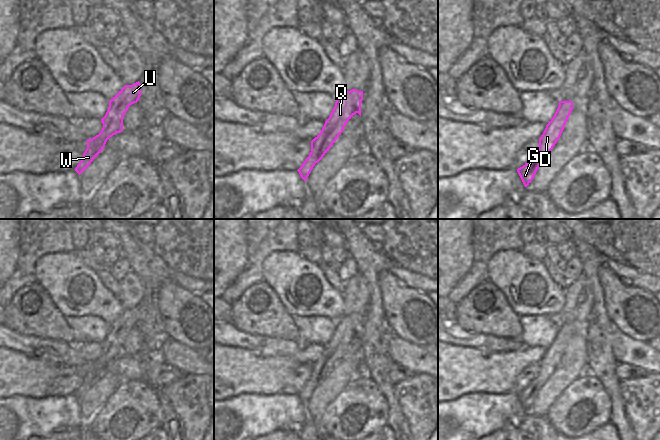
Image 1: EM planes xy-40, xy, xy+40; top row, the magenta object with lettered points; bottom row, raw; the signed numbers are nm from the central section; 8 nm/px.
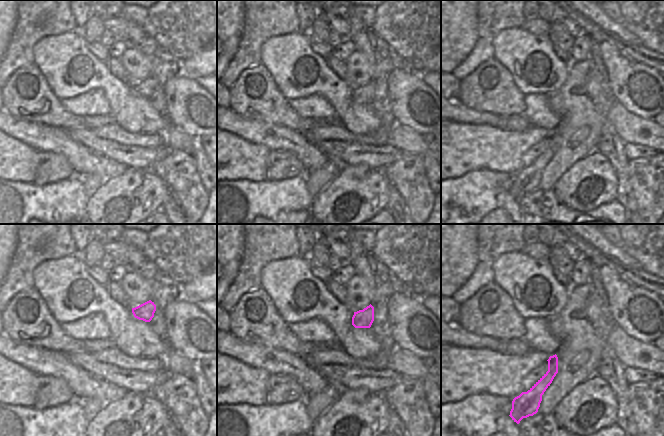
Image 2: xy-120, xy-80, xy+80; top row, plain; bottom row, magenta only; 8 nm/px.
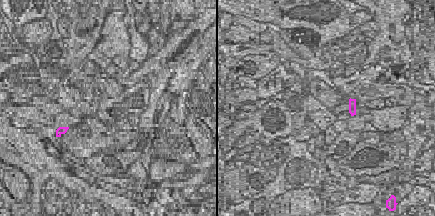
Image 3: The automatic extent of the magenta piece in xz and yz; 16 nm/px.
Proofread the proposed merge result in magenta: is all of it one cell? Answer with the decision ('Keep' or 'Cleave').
Keep.

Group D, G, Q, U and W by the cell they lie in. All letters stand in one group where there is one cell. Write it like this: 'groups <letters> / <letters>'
groups D G Q U W

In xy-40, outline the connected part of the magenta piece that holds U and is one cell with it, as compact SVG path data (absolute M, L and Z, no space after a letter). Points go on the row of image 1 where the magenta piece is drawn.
M136 82L132 85L125 85L110 101L109 108L105 116L101 119L103 128L101 132L87 139L87 148L83 153L83 158L75 168L80 175L85 171L91 162L101 153L107 140L123 131L123 116L130 105L137 103L141 96L141 84Z

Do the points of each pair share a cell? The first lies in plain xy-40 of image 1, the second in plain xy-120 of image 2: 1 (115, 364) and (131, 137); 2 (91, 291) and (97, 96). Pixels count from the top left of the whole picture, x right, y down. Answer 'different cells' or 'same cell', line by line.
1: different cells
2: different cells

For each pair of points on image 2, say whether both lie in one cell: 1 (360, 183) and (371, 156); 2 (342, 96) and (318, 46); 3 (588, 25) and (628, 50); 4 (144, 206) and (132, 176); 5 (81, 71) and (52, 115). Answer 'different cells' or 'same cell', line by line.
1: different cells
2: different cells
3: same cell
4: same cell
5: different cells

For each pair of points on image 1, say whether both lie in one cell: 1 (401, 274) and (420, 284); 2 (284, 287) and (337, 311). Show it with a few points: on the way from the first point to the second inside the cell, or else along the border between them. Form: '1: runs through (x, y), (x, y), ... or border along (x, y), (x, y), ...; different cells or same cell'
1: runs through (406, 277), (415, 281); same cell
2: runs through (289, 303), (295, 309), (321, 309); same cell

